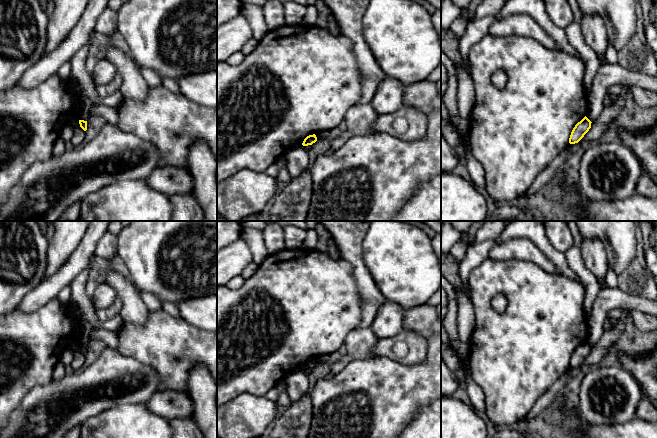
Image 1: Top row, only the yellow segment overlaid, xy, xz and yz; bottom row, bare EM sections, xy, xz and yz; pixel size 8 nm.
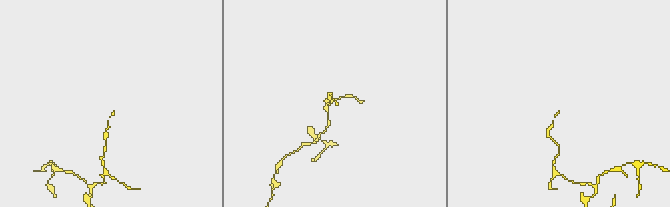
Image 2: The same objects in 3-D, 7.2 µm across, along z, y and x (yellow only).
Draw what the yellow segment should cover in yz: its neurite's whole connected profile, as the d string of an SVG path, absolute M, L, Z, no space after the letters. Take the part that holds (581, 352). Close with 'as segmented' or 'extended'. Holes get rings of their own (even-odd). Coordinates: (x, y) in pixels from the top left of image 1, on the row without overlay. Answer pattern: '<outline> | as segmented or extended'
M586 340L578 346L571 356L569 367L578 367L591 352L591 347L592 346Z | as segmented

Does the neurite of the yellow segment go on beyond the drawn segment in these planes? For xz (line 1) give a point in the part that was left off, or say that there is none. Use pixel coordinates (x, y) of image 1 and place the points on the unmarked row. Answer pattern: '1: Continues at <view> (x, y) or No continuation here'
1: No continuation here

